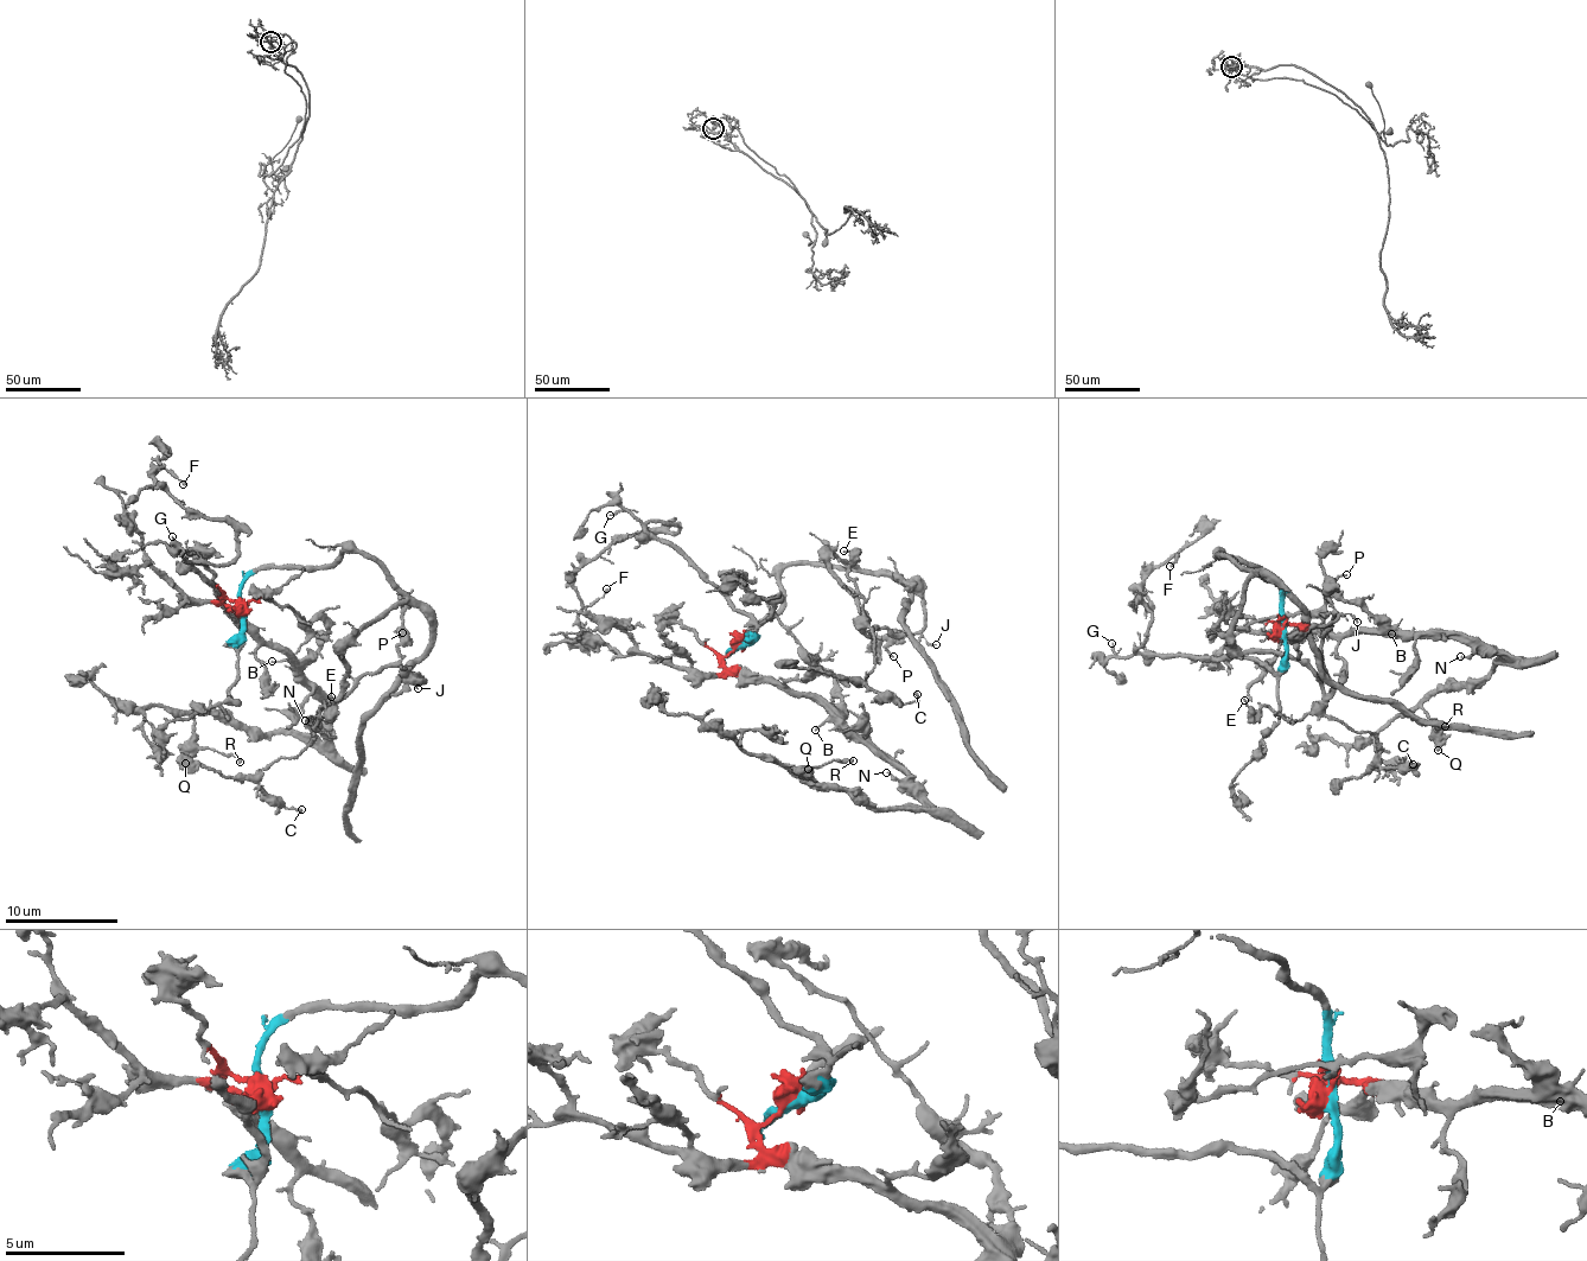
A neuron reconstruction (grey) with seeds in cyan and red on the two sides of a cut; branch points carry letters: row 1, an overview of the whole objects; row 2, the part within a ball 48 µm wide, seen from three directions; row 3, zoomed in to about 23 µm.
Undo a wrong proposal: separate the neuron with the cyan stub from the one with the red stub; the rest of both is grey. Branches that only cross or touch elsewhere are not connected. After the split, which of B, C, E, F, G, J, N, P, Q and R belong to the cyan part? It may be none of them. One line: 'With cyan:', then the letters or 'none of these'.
With cyan: C, E, F, G, J, P

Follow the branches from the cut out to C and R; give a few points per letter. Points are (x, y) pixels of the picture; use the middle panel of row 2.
C: (739, 644), (779, 609), (783, 571), (855, 567), (833, 551), (871, 630), (858, 686), (918, 693)
R: (739, 642), (726, 666), (817, 699), (905, 772), (905, 791), (919, 803), (854, 802), (788, 766), (853, 760)

